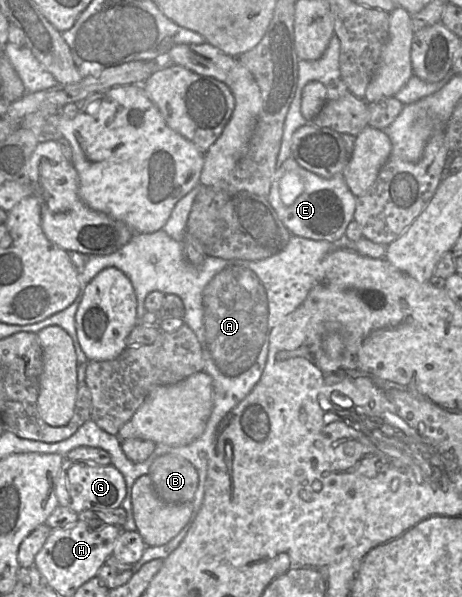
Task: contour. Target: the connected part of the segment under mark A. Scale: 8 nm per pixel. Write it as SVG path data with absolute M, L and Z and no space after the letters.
M198 184L176 203L163 229L153 233L135 234L126 245L111 254L90 256L80 271L83 291L102 270L109 267L121 270L134 288L139 322L147 311L144 301L150 292L160 291L180 297L185 307L183 321L197 336L202 348L204 372L213 379L213 406L203 433L188 445L171 447L173 454L168 454L189 461L198 472L199 484L192 500L191 518L180 533L167 544L147 546L140 560L132 565L133 574L149 561L165 560L186 536L203 499L208 459L212 454L217 428L225 416L260 380L268 358L272 331L307 298L318 281L323 258L340 248L352 249L371 258L385 258L387 250L387 245L364 238L358 224L353 221L347 228L347 236L350 239L344 237L337 242L316 241L291 234L287 246L269 258L249 261L206 256L202 265L196 267L186 259L182 241L186 236L187 220L193 201L202 187L204 186Z

